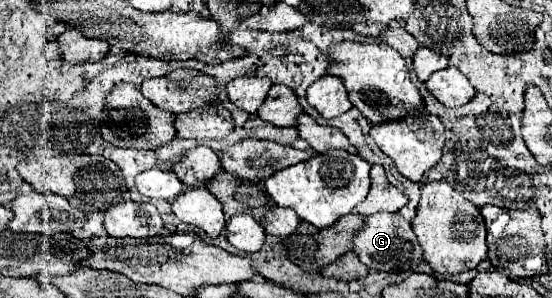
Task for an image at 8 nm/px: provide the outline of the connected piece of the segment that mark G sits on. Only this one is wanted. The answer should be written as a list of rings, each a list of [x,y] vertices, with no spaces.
[[[376,213],[366,219],[366,225],[362,231],[354,237],[354,251],[358,259],[368,267],[376,271],[416,271],[420,263],[424,261],[424,251],[420,243],[416,241],[416,235],[412,231],[412,225],[404,221],[398,213]]]

